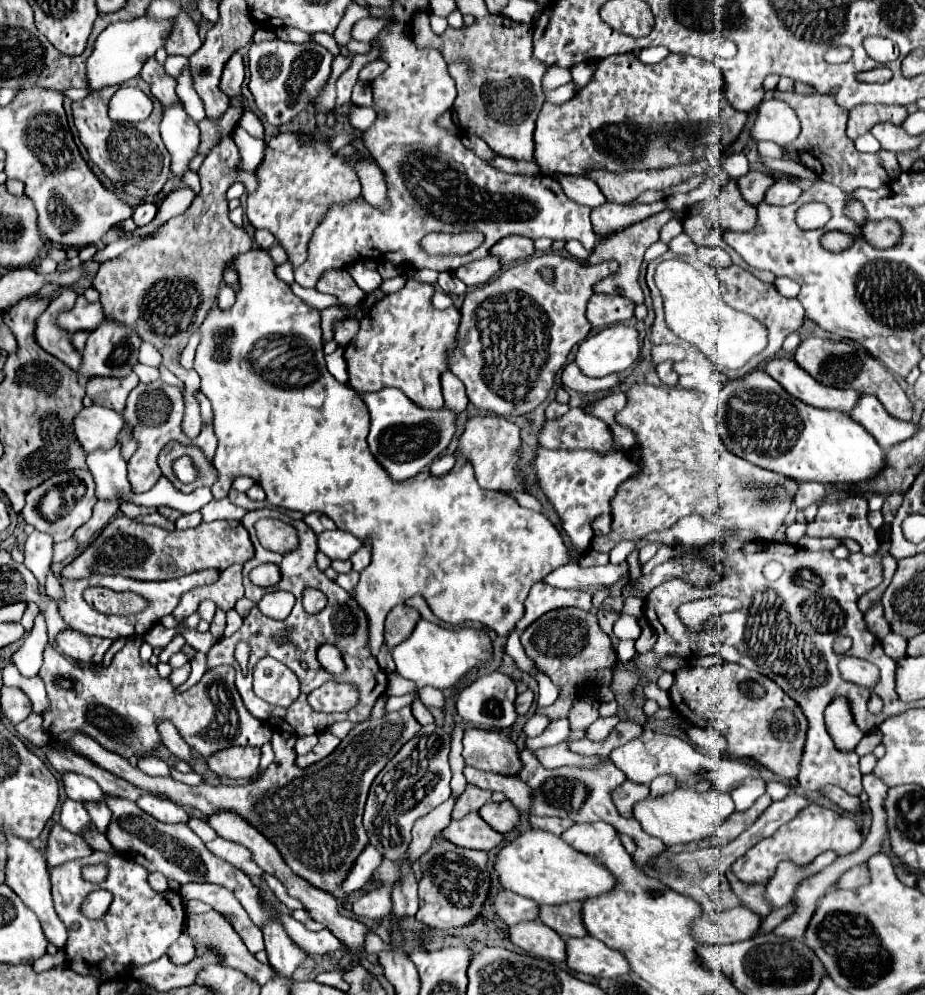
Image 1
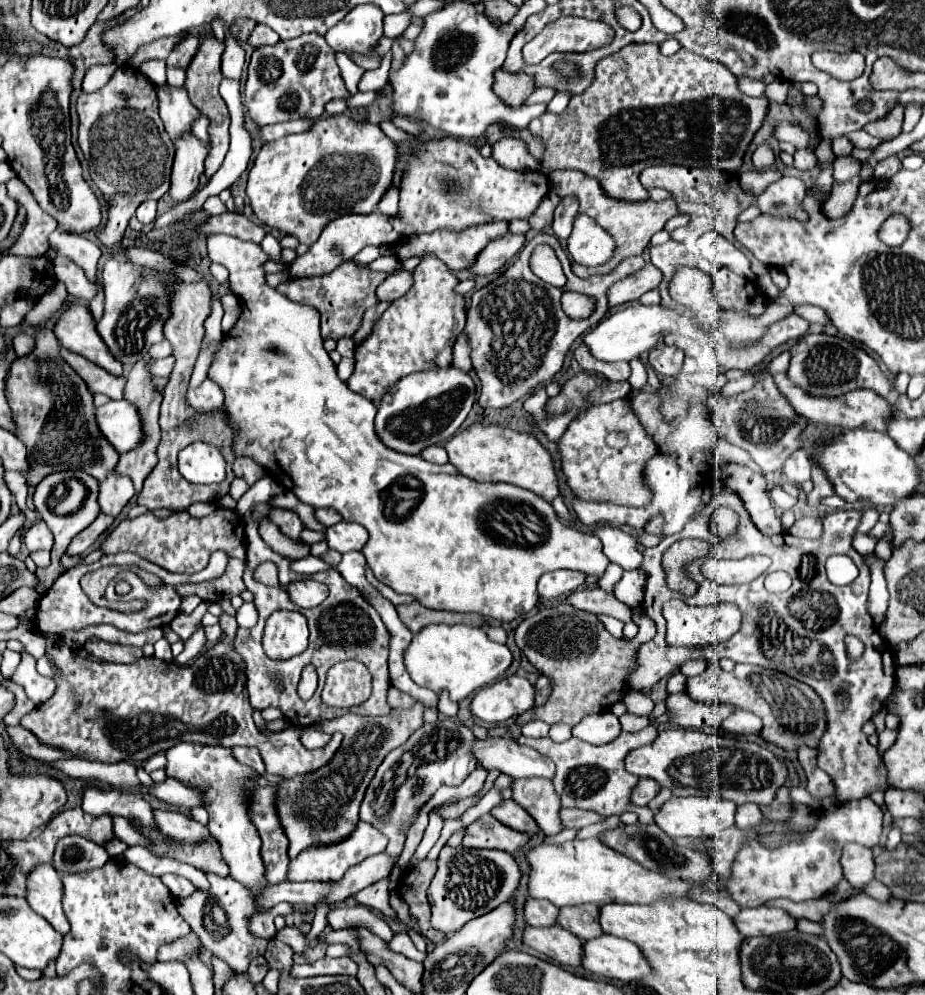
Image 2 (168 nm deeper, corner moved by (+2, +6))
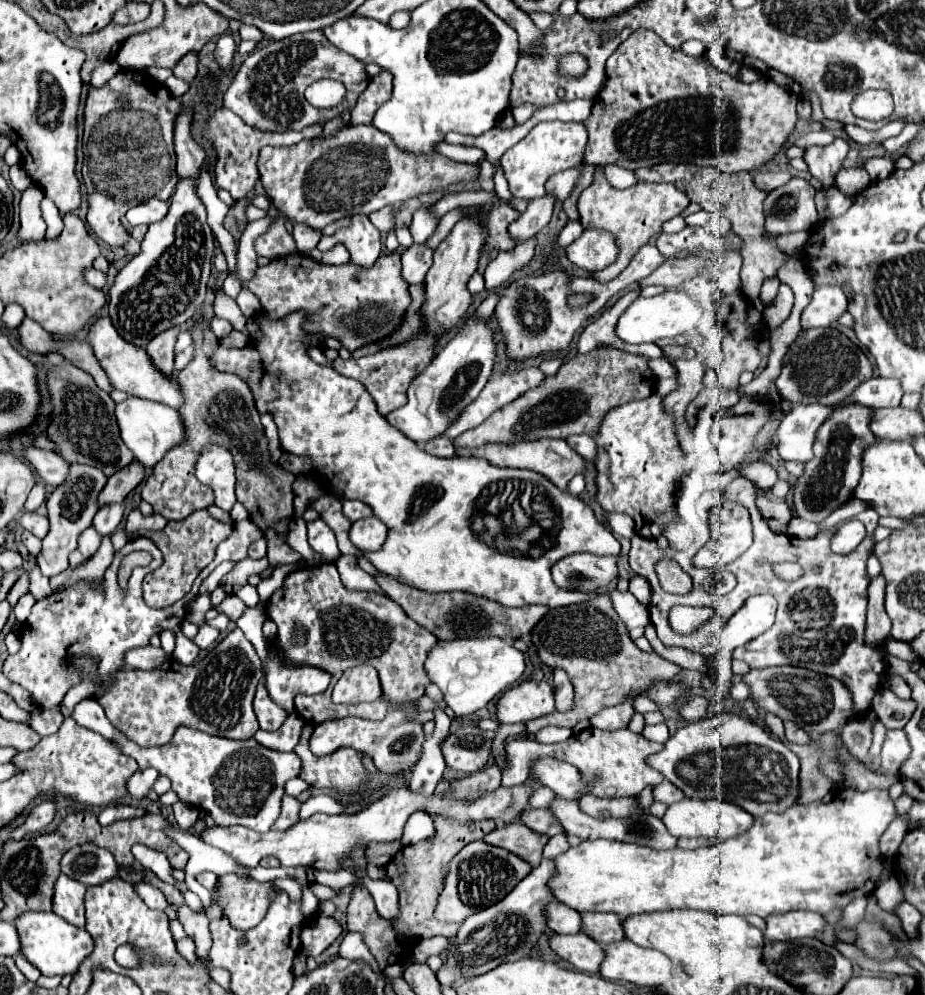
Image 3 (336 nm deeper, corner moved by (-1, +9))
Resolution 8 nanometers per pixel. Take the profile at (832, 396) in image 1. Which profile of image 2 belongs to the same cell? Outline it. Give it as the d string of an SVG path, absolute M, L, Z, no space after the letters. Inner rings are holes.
M775 373L775 383L799 415L807 417L809 421L821 423L821 425L839 425L843 429L865 427L865 429L875 429L875 431L885 433L887 415L893 411L893 407L883 397L873 393L871 389L855 389L855 391L849 391L841 397L827 399L827 397L811 397L811 393L803 393L803 389L799 389L799 385L791 385L791 379L787 377L787 373Z

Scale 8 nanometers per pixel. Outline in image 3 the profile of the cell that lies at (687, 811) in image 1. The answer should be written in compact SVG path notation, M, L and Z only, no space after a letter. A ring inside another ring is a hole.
M686 798L682 802L676 802L672 806L668 806L662 822L666 824L668 832L674 834L676 838L686 836L686 838L716 838L720 842L724 842L726 838L734 838L738 834L744 834L754 818L752 814L748 814L746 810L724 802L724 800L694 800L694 798Z

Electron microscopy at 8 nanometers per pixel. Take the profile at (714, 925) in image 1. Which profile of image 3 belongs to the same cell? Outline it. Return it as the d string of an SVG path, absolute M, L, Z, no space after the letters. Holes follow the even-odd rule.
M786 912L766 918L766 940L798 940L820 938L826 920L818 912Z

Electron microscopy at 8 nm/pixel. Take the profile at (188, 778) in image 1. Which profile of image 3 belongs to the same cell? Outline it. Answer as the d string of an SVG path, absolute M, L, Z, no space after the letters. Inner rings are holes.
M294 778L294 780L290 780L290 784L286 784L286 794L290 794L290 796L294 796L294 798L298 798L302 792L306 792L310 786L304 782L304 780L300 780L300 778Z

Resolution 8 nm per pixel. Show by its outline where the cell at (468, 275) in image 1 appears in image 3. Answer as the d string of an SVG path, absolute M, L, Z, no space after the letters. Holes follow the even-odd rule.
M546 192L542 198L534 198L524 214L510 226L510 234L518 238L518 242L526 242L530 236L538 234L552 218L556 196Z

